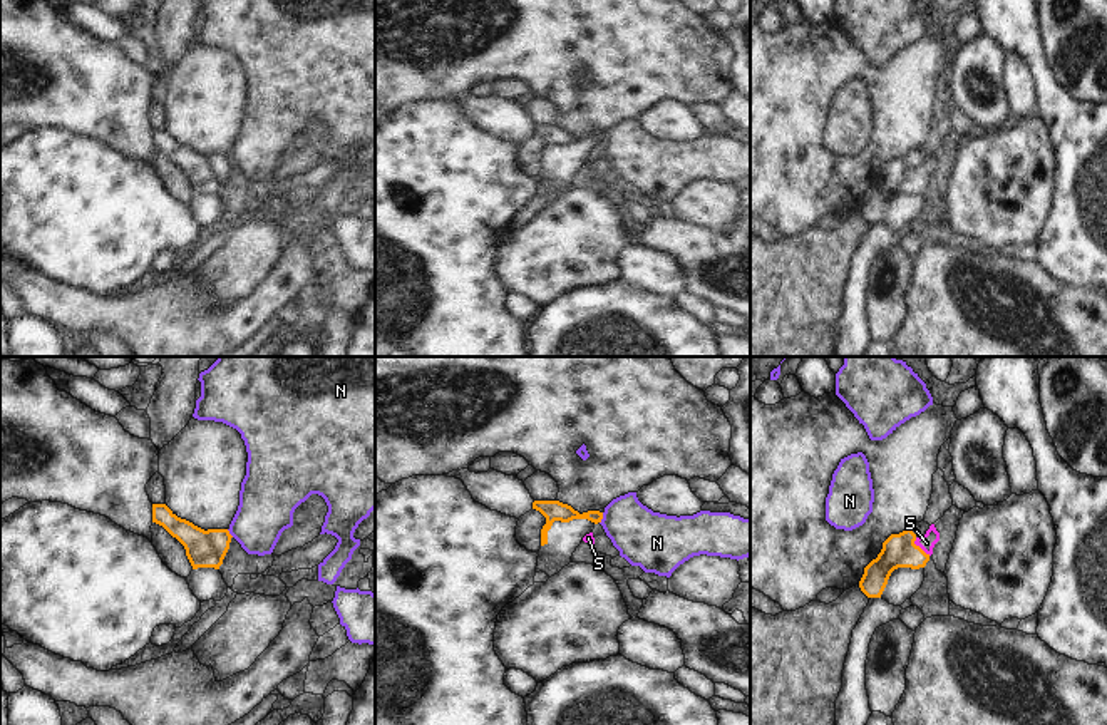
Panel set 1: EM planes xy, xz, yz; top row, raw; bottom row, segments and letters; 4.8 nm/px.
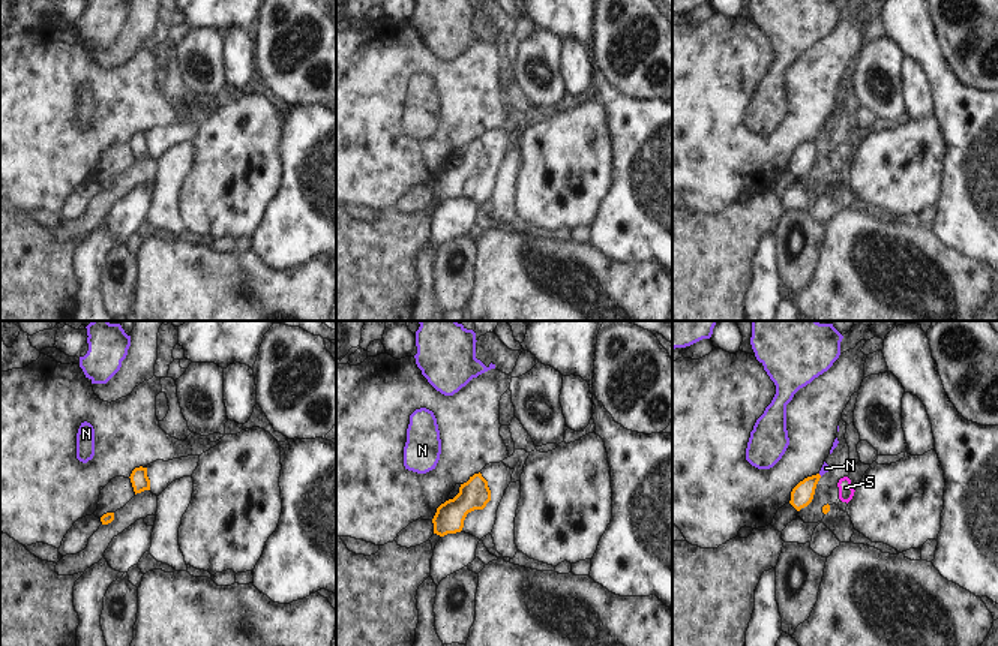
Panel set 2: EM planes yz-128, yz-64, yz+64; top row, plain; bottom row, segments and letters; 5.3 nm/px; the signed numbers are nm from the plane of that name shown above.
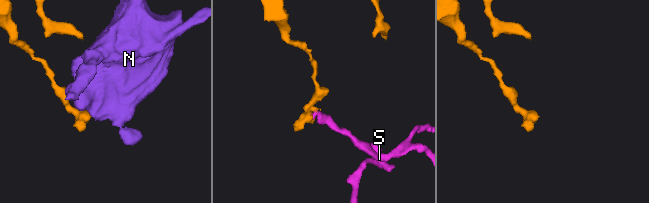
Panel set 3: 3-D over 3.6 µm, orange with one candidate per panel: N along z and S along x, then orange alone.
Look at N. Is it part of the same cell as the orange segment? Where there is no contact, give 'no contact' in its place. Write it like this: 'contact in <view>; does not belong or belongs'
contact in xz; does not belong

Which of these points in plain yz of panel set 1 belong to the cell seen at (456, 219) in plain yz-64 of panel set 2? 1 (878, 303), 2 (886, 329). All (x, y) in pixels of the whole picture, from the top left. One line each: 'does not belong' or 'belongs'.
1: does not belong
2: does not belong

